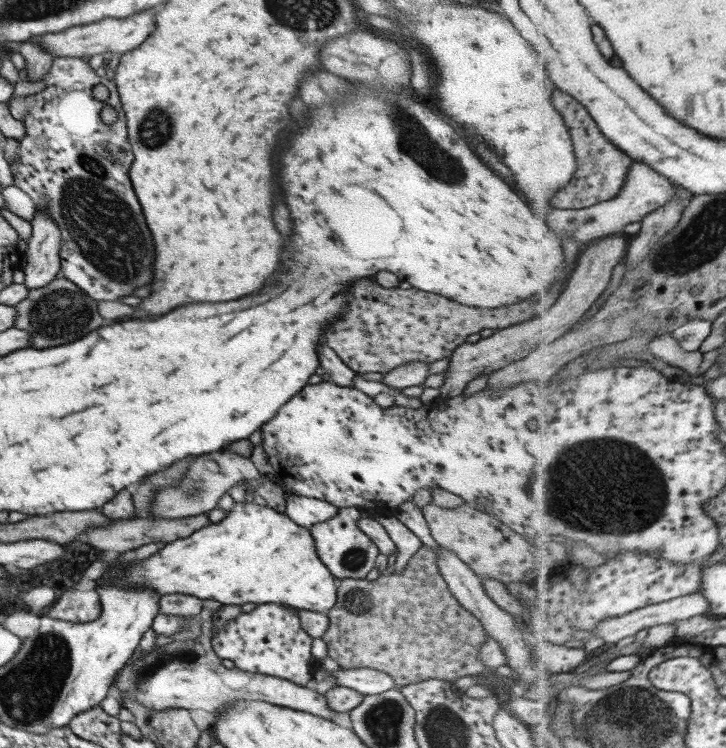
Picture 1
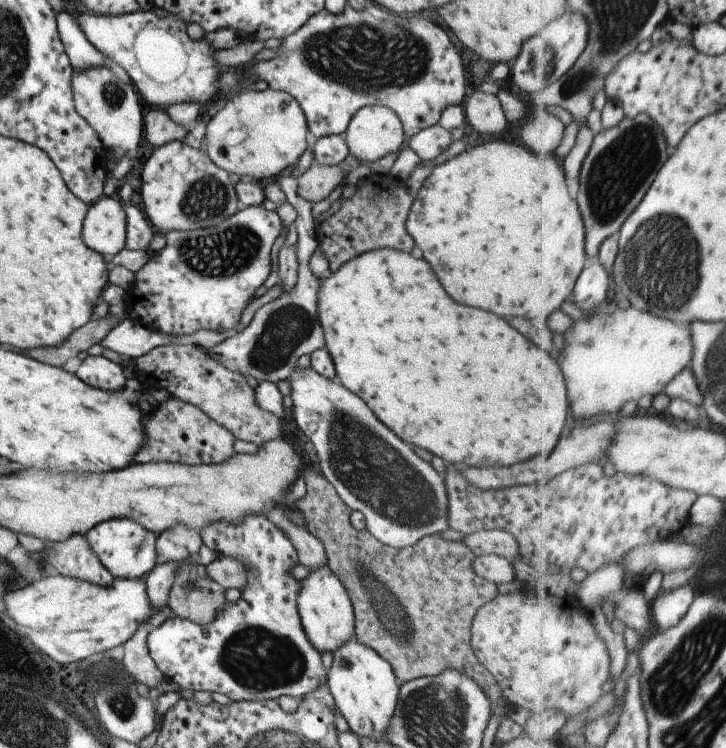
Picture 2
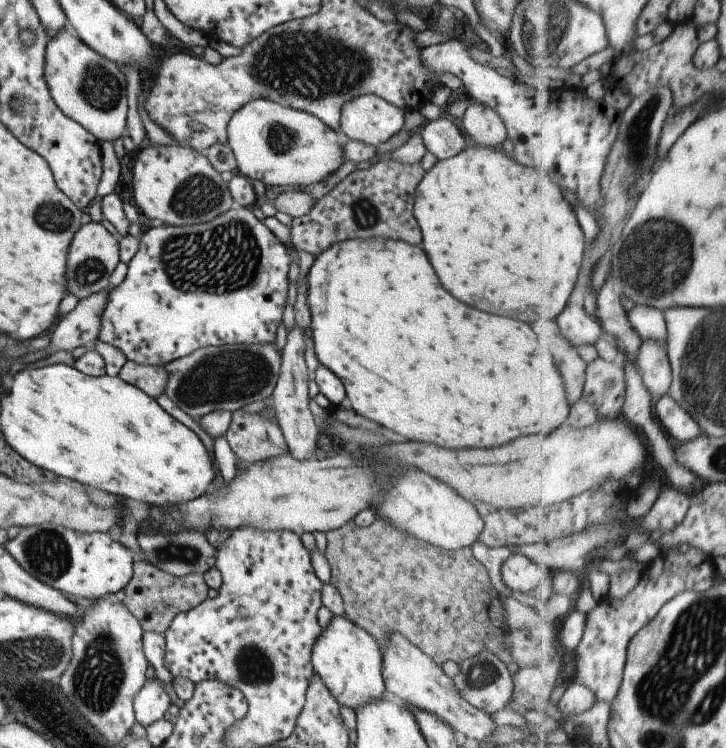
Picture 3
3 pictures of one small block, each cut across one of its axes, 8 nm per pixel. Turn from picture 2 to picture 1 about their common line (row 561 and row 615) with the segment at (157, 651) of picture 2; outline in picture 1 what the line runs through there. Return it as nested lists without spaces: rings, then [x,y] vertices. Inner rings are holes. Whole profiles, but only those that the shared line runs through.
[[[258,603],[250,612],[241,612],[221,625],[210,640],[217,657],[231,660],[242,671],[275,676],[303,687],[312,678],[312,639],[300,628],[298,615],[285,605]]]

